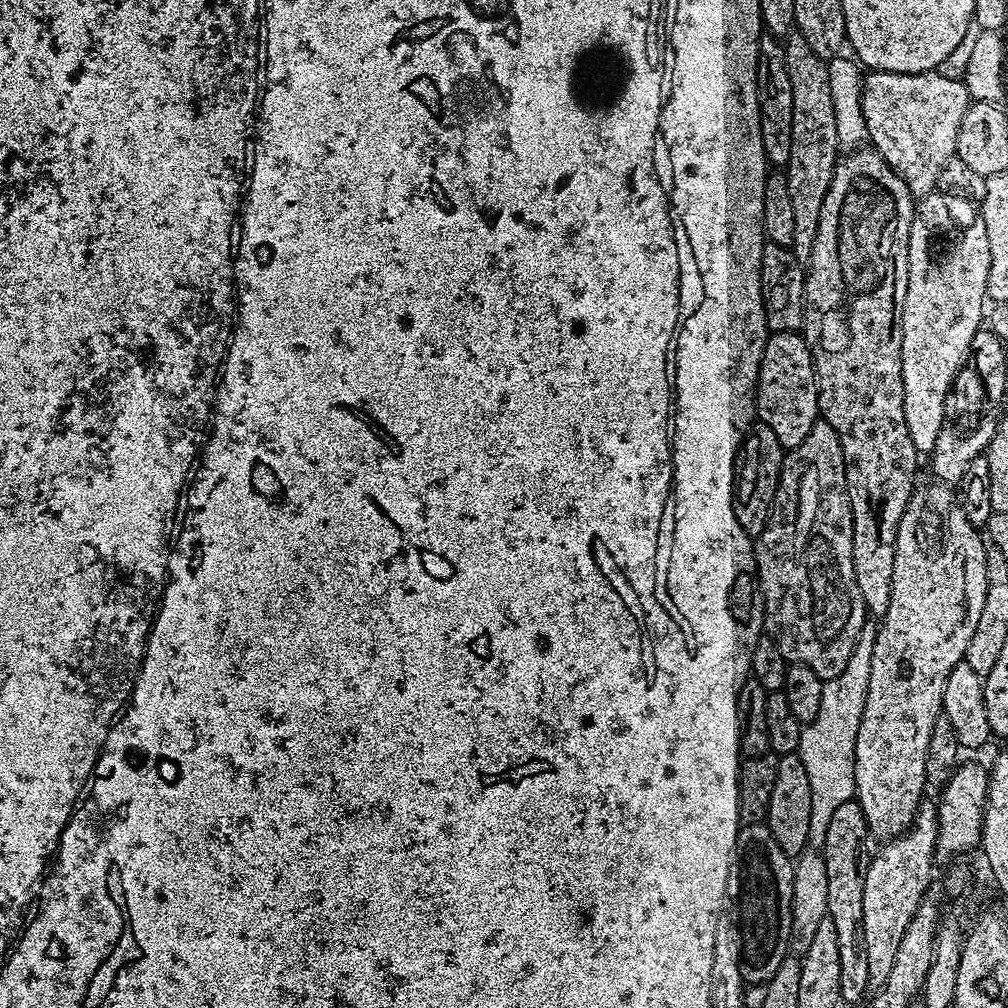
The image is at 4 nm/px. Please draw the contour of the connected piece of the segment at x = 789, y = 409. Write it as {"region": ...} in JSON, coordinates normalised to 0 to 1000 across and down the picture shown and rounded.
{"region":[[[767,329],[759,336],[758,350],[754,356],[754,374],[750,377],[750,413],[753,420],[764,423],[772,438],[779,446],[793,442],[804,431],[808,419],[812,416],[813,400],[810,390],[810,368],[806,362],[806,352],[802,341],[794,329]]]}

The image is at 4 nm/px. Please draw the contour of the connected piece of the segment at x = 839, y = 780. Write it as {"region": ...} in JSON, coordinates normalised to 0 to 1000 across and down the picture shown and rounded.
{"region":[[[854,626],[843,657],[825,675],[818,675],[815,696],[811,711],[798,718],[794,733],[793,751],[804,772],[804,827],[803,834],[816,838],[819,819],[835,796],[846,793],[849,788],[847,772],[847,740],[851,736],[851,720],[855,716],[855,704],[859,700],[859,688],[863,685],[863,653],[867,649],[868,626]]]}

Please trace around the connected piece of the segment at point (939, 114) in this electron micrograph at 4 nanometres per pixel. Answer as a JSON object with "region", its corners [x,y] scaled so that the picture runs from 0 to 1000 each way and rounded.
{"region":[[[933,69],[911,73],[862,70],[857,75],[855,113],[859,121],[861,139],[870,153],[885,166],[887,173],[891,173],[891,177],[899,181],[906,196],[922,194],[930,189],[929,182],[931,173],[935,173],[935,165],[938,165],[938,161],[948,155],[950,129],[962,102],[960,86],[956,84],[955,78],[943,79],[935,72]]]}

